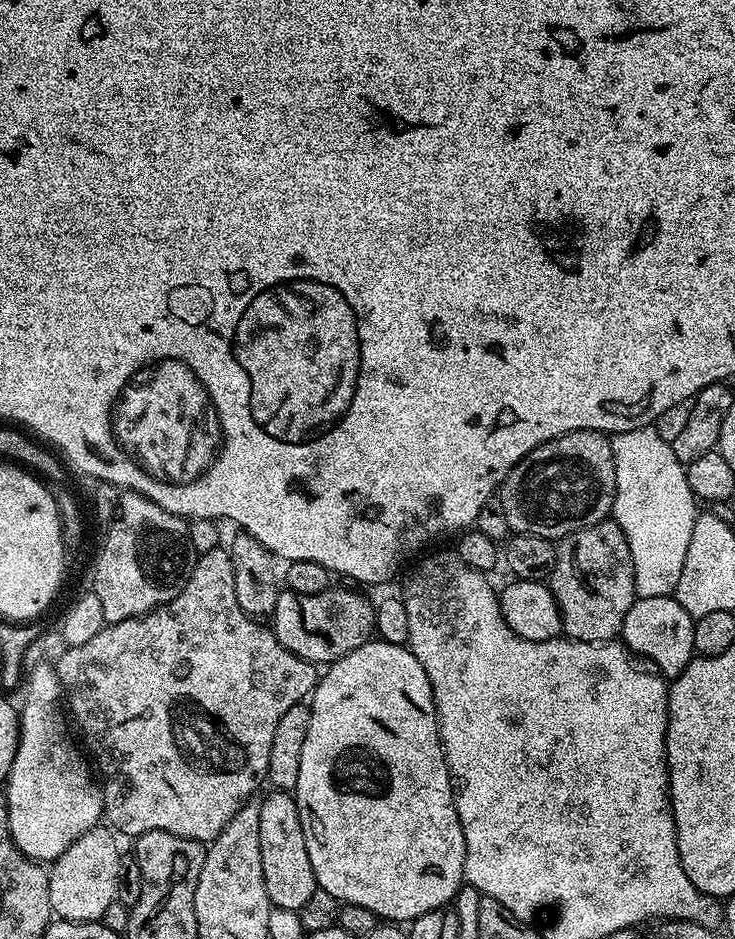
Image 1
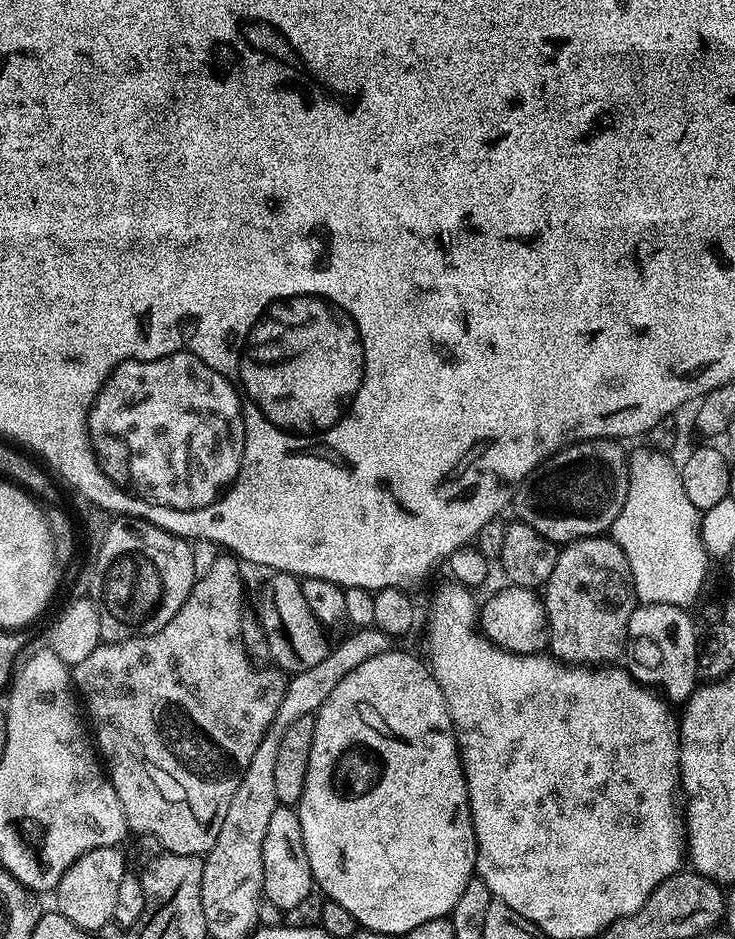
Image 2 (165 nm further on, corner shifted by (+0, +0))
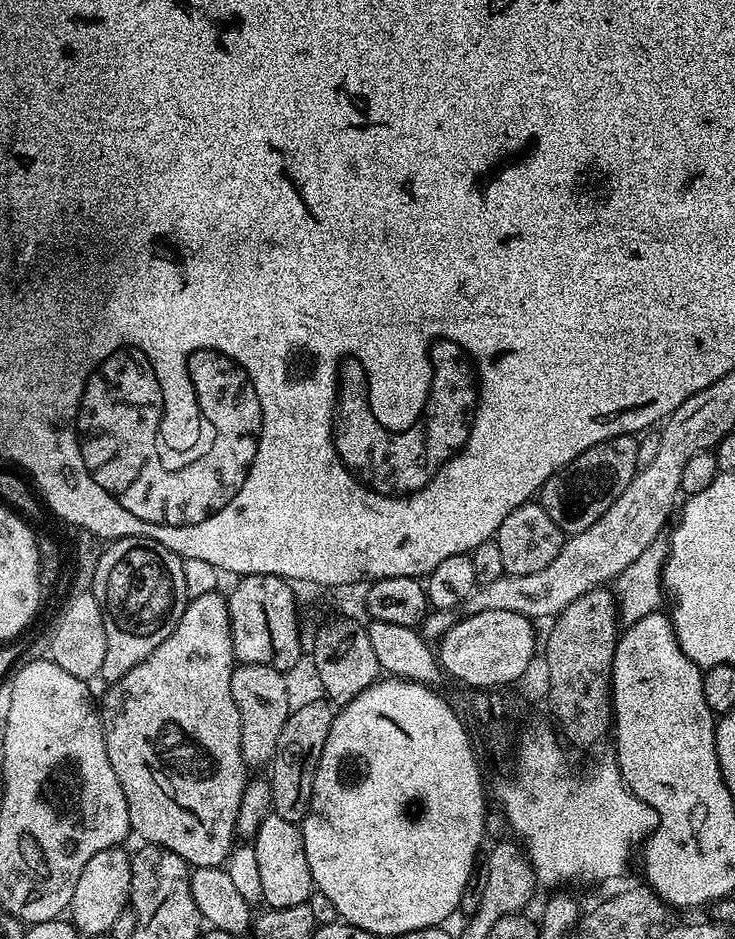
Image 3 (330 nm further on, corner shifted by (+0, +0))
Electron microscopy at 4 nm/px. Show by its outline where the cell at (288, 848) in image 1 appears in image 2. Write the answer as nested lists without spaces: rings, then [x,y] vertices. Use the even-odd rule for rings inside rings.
[[[277,806],[266,825],[266,838],[262,838],[262,870],[264,871],[263,899],[281,910],[298,906],[302,898],[313,895],[314,881],[310,858],[306,858],[306,842],[302,838],[300,813],[292,806]]]

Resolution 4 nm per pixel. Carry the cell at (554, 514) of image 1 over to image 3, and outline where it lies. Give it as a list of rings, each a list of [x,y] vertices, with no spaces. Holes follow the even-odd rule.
[[[635,435],[615,436],[609,440],[603,440],[600,444],[590,446],[590,450],[578,454],[578,458],[574,458],[565,468],[555,472],[541,486],[538,502],[546,510],[546,514],[550,514],[550,518],[554,518],[554,526],[558,526],[560,531],[568,536],[576,536],[582,530],[594,526],[594,522],[598,522],[598,518],[602,518],[602,514],[606,514],[606,510],[610,510],[610,506],[624,492],[624,488],[632,484],[632,479],[638,471],[637,462],[638,439]]]

